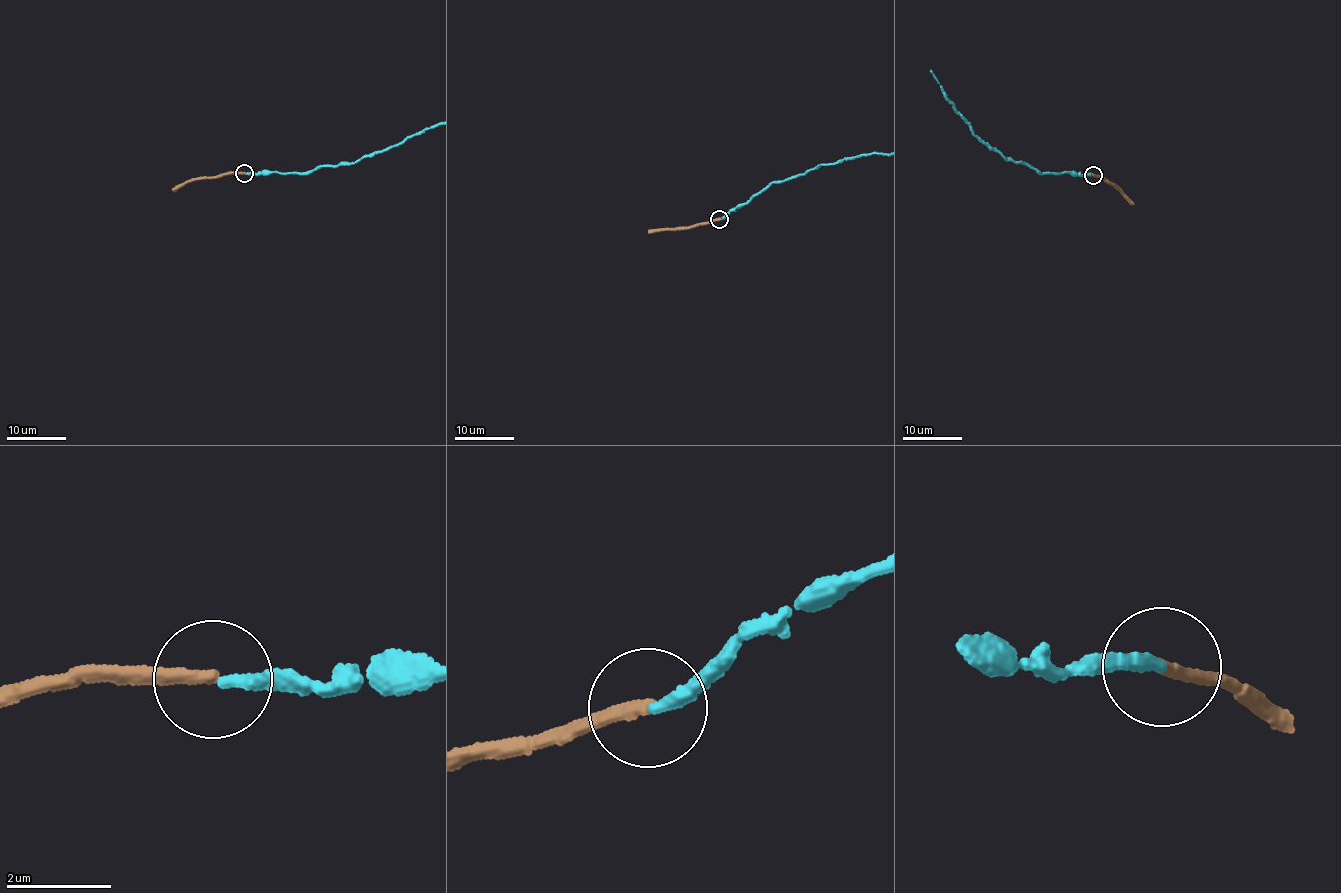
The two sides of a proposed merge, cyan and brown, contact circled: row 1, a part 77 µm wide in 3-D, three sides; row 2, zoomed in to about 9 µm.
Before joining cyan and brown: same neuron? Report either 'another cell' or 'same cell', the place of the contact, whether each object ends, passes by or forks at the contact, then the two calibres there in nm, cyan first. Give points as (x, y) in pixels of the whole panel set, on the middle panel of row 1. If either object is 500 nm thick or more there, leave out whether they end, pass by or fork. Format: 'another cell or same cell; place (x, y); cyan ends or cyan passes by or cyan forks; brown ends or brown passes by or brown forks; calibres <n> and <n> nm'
another cell; place (719, 219); cyan ends; brown ends; calibres 220 and 280 nm

